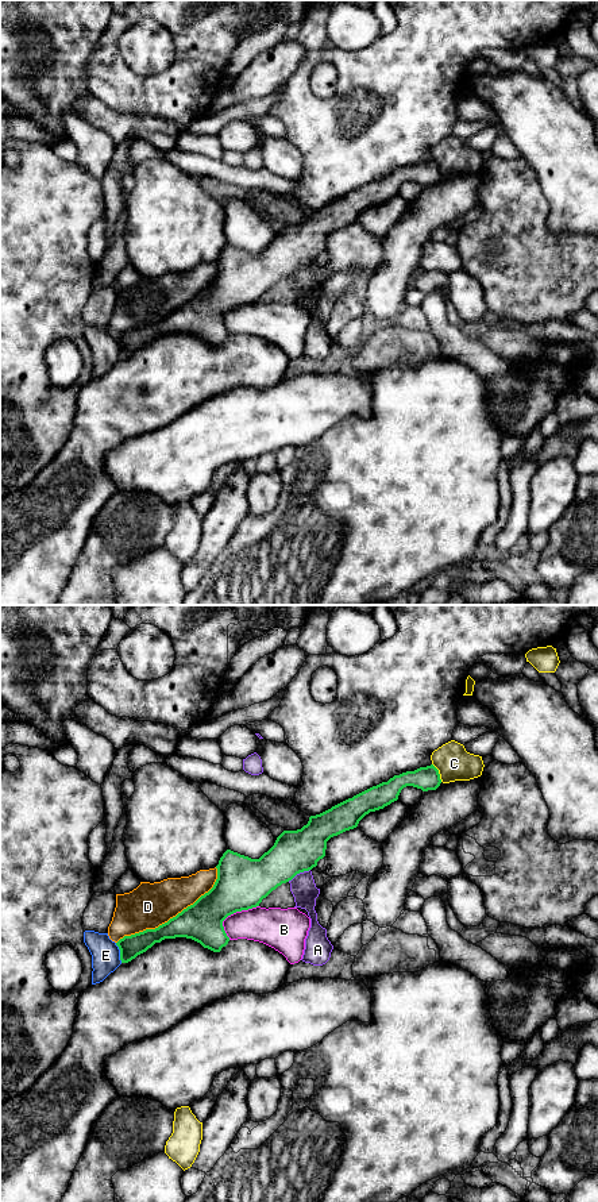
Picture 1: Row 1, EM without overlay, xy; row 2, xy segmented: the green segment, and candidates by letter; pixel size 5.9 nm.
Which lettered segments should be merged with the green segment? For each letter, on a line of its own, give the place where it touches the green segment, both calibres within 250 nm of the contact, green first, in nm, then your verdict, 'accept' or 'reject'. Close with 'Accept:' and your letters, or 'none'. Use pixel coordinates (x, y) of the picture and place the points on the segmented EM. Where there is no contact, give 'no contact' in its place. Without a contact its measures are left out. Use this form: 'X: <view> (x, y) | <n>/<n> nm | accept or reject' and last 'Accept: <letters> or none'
A: xy (298, 873) | 260/150 nm | reject
B: xy (231, 913) | 300/220 nm | reject
C: xy (438, 773) | 140/200 nm | reject
D: xy (173, 917) | 240/260 nm | reject
E: xy (120, 952) | 130/180 nm | reject
Accept: none

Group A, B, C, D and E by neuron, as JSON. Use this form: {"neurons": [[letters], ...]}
{"neurons": [["A"], ["B"], ["C"], ["D"], ["E"]]}

